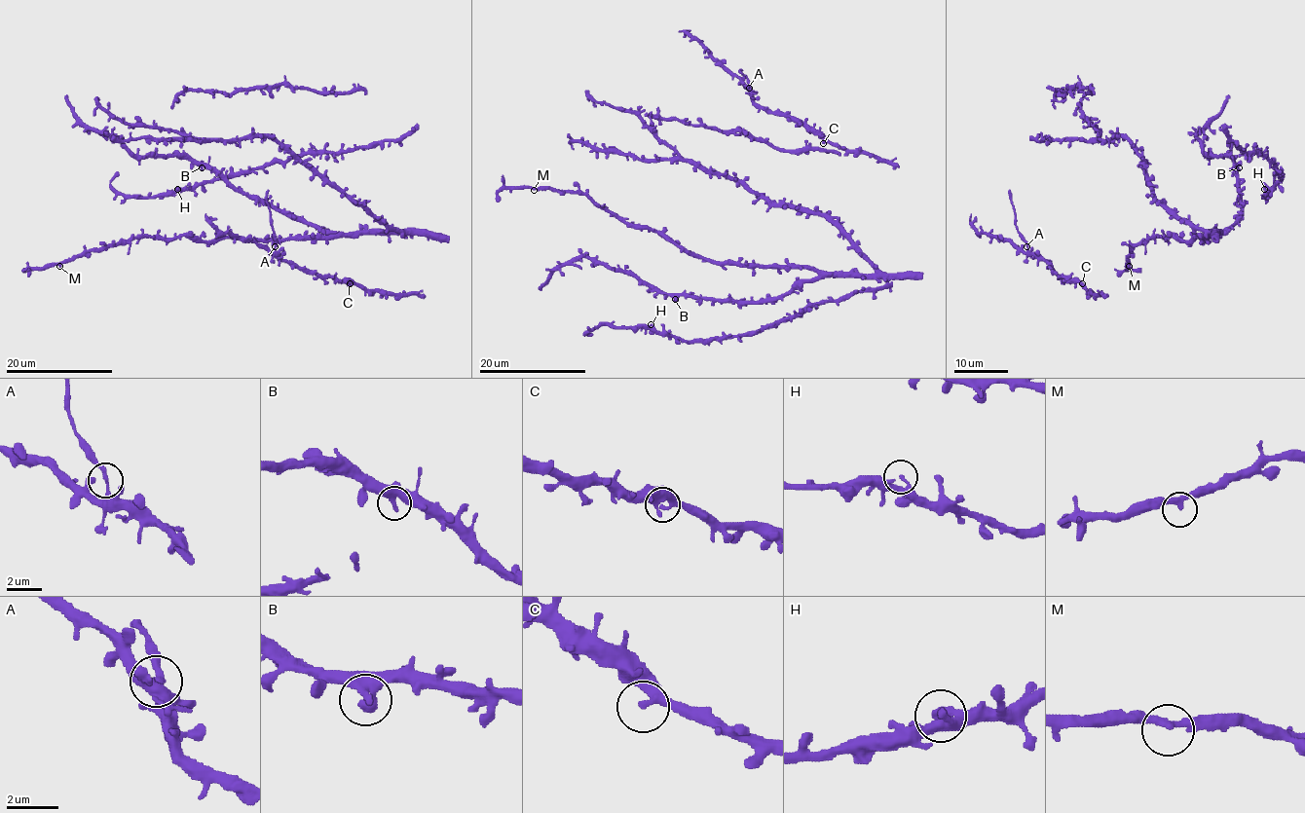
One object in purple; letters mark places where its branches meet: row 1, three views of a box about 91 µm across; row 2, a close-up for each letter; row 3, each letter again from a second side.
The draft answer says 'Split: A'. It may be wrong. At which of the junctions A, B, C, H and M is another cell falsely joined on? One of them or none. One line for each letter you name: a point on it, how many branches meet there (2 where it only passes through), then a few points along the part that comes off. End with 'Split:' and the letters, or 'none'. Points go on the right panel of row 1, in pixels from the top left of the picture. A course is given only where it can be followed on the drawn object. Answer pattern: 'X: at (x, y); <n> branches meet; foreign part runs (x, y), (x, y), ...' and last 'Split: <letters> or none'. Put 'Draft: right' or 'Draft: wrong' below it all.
A: at (1026, 246); 2 branches meet; foreign part runs (1027, 246), (1015, 225), (1009, 190)
Split: A
Draft: right

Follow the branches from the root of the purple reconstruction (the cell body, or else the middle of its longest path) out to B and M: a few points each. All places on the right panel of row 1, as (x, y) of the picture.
B: (1192, 228), (1223, 233), (1241, 215), (1241, 196), (1234, 170), (1239, 167)
M: (1192, 228), (1213, 232), (1205, 240), (1181, 240), (1174, 236), (1143, 240), (1130, 250), (1129, 266)

